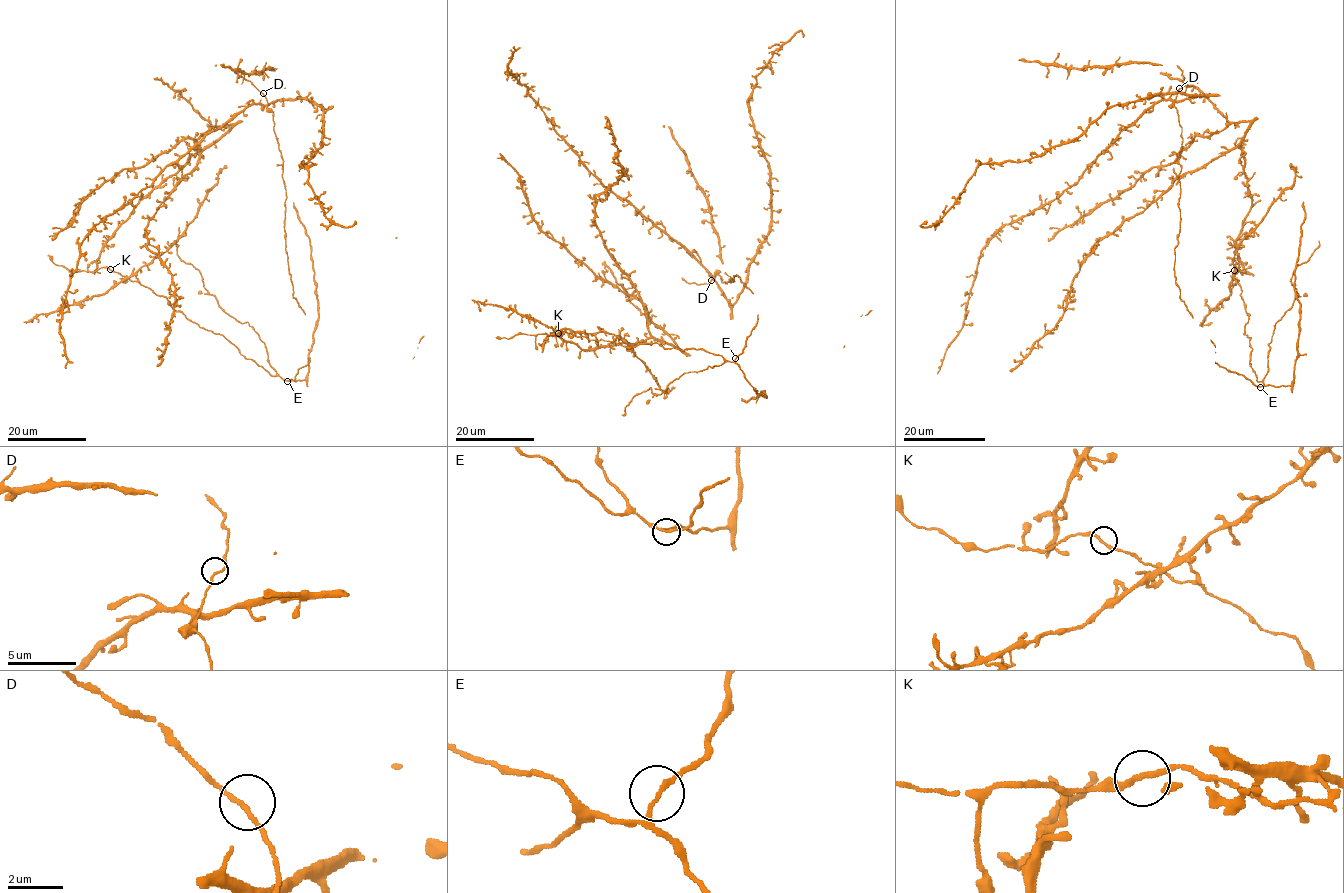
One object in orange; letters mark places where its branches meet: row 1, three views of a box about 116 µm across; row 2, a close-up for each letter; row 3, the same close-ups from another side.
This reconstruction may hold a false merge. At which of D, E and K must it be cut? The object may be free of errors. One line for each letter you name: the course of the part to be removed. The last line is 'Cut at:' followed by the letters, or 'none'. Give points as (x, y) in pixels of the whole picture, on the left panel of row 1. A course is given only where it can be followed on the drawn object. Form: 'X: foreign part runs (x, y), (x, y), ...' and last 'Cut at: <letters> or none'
Cut at: none

